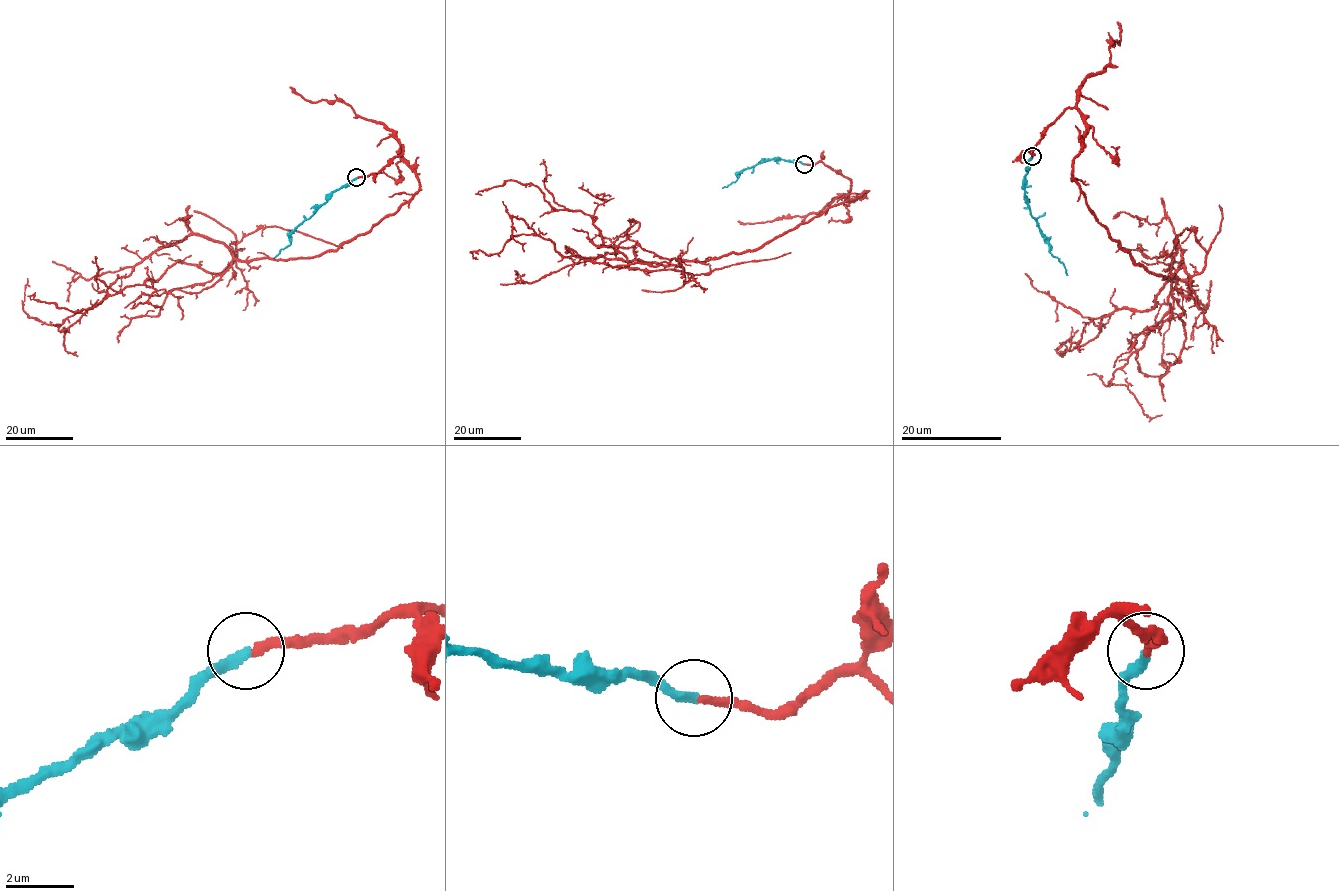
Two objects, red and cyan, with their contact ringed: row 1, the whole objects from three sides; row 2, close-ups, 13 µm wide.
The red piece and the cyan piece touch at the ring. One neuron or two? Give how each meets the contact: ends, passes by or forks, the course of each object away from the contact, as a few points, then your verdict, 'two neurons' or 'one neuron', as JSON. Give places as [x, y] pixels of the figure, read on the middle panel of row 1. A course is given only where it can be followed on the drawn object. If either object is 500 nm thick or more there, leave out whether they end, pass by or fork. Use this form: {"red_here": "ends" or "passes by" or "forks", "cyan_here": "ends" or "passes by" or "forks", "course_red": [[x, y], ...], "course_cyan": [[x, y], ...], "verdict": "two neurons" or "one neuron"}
{"red_here": "ends", "cyan_here": "ends", "course_red": [[805, 164], [849, 179], [851, 200], [867, 191], [704, 261], [562, 257], [523, 234], [475, 257]], "course_cyan": [[805, 164], [766, 159], [746, 168], [735, 181], [722, 188]], "verdict": "one neuron"}

